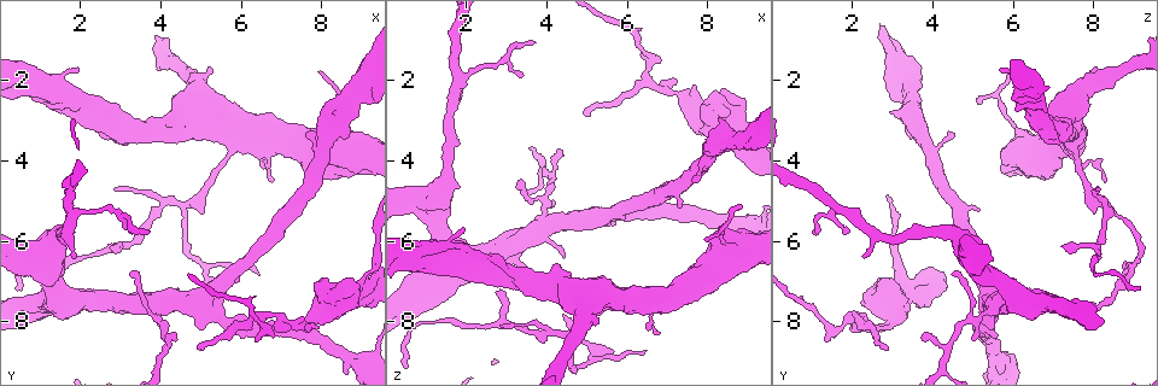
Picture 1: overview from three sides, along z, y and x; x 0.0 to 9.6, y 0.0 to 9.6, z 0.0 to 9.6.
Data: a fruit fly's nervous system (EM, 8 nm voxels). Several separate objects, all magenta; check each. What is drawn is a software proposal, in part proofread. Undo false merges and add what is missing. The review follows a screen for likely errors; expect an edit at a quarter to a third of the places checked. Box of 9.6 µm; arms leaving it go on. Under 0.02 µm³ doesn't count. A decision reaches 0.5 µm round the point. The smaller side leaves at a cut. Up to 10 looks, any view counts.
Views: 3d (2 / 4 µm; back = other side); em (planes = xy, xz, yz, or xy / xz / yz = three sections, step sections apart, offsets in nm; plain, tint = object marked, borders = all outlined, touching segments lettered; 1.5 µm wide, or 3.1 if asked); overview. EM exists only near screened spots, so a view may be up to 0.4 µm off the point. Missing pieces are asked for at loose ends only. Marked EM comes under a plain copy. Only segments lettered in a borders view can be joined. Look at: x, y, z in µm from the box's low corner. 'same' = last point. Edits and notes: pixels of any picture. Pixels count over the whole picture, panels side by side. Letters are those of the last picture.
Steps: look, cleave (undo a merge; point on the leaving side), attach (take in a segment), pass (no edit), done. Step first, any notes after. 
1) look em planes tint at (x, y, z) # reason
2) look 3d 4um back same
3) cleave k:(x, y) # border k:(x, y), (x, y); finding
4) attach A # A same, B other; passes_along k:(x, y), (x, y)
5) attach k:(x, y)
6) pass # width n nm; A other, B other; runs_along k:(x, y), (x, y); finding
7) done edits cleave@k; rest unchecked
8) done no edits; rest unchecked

look em xz step 4 borders at (4.60, 5.15, 8.20)

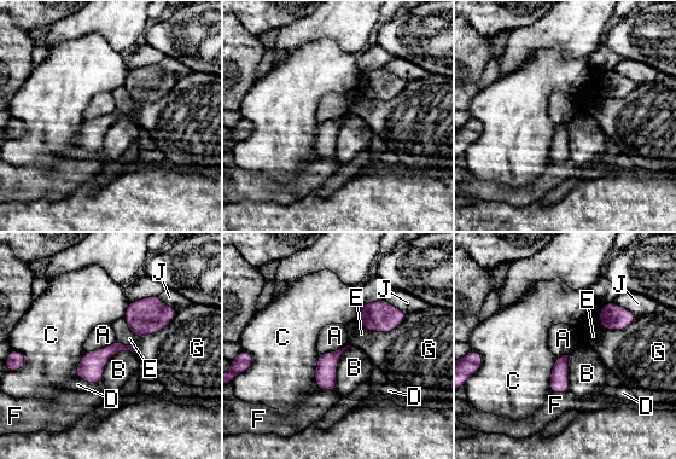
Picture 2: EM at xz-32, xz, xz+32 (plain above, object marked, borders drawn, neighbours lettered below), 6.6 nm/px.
pass # A other, B other, C other, D other, E other, F other, G other, J other; border 2:(116, 340), (110, 344), (86, 352); all the same neuron

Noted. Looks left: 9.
look em planes borders at (4.15, 8.50, 5.05) # branch stops here

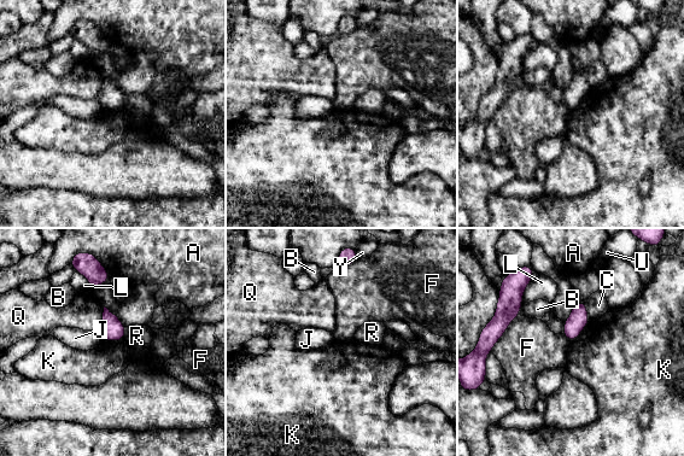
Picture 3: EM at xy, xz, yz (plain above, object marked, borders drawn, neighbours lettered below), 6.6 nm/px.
pass # width 130 nm; A other, B other, C other, F other, J other, K other, L other, Q other, R other, U other, Y other; border 3:(590, 320), (571, 342); none of them fits

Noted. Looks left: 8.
look 3d 4um at (4.45, 7.20, 6.45) # free end

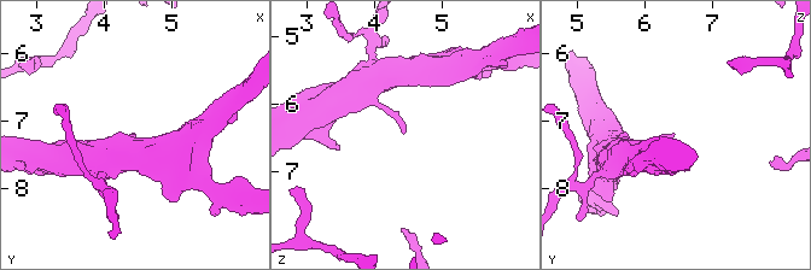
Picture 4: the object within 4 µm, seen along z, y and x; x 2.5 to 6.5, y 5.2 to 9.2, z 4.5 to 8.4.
look em planes borders at (4.45, 7.15, 6.45) # need the tissue

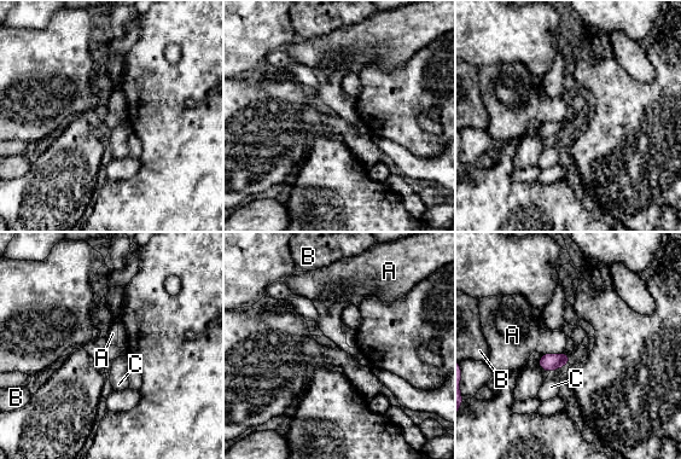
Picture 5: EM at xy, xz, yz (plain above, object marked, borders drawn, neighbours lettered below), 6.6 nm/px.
pass # A other, B other, C other; border 5:(564, 350), (542, 354); no lettered segment goes on from it

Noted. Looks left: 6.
look 3d 4um at (8.05, 6.95, 2.65) # free end

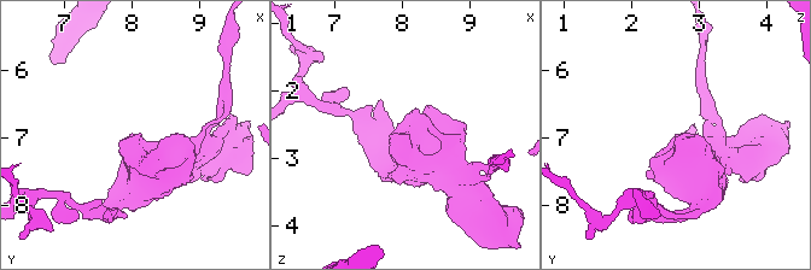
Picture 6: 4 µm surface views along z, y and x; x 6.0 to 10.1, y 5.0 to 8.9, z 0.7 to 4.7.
look em planes borders at (8.05, 7.00, 2.65)

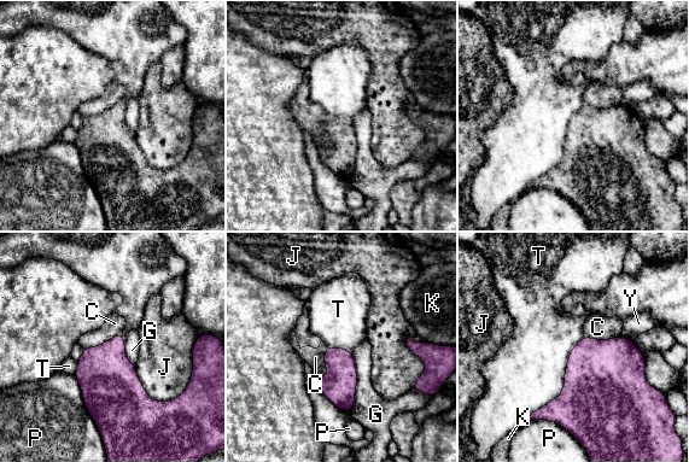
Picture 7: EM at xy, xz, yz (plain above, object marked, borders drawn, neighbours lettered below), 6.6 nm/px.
pass # C other, G other, J other, K other, P other, T other, Y other; border 7:(584, 337), (562, 391), (527, 417); none of them fits

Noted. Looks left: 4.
done no edits; rest unchecked

